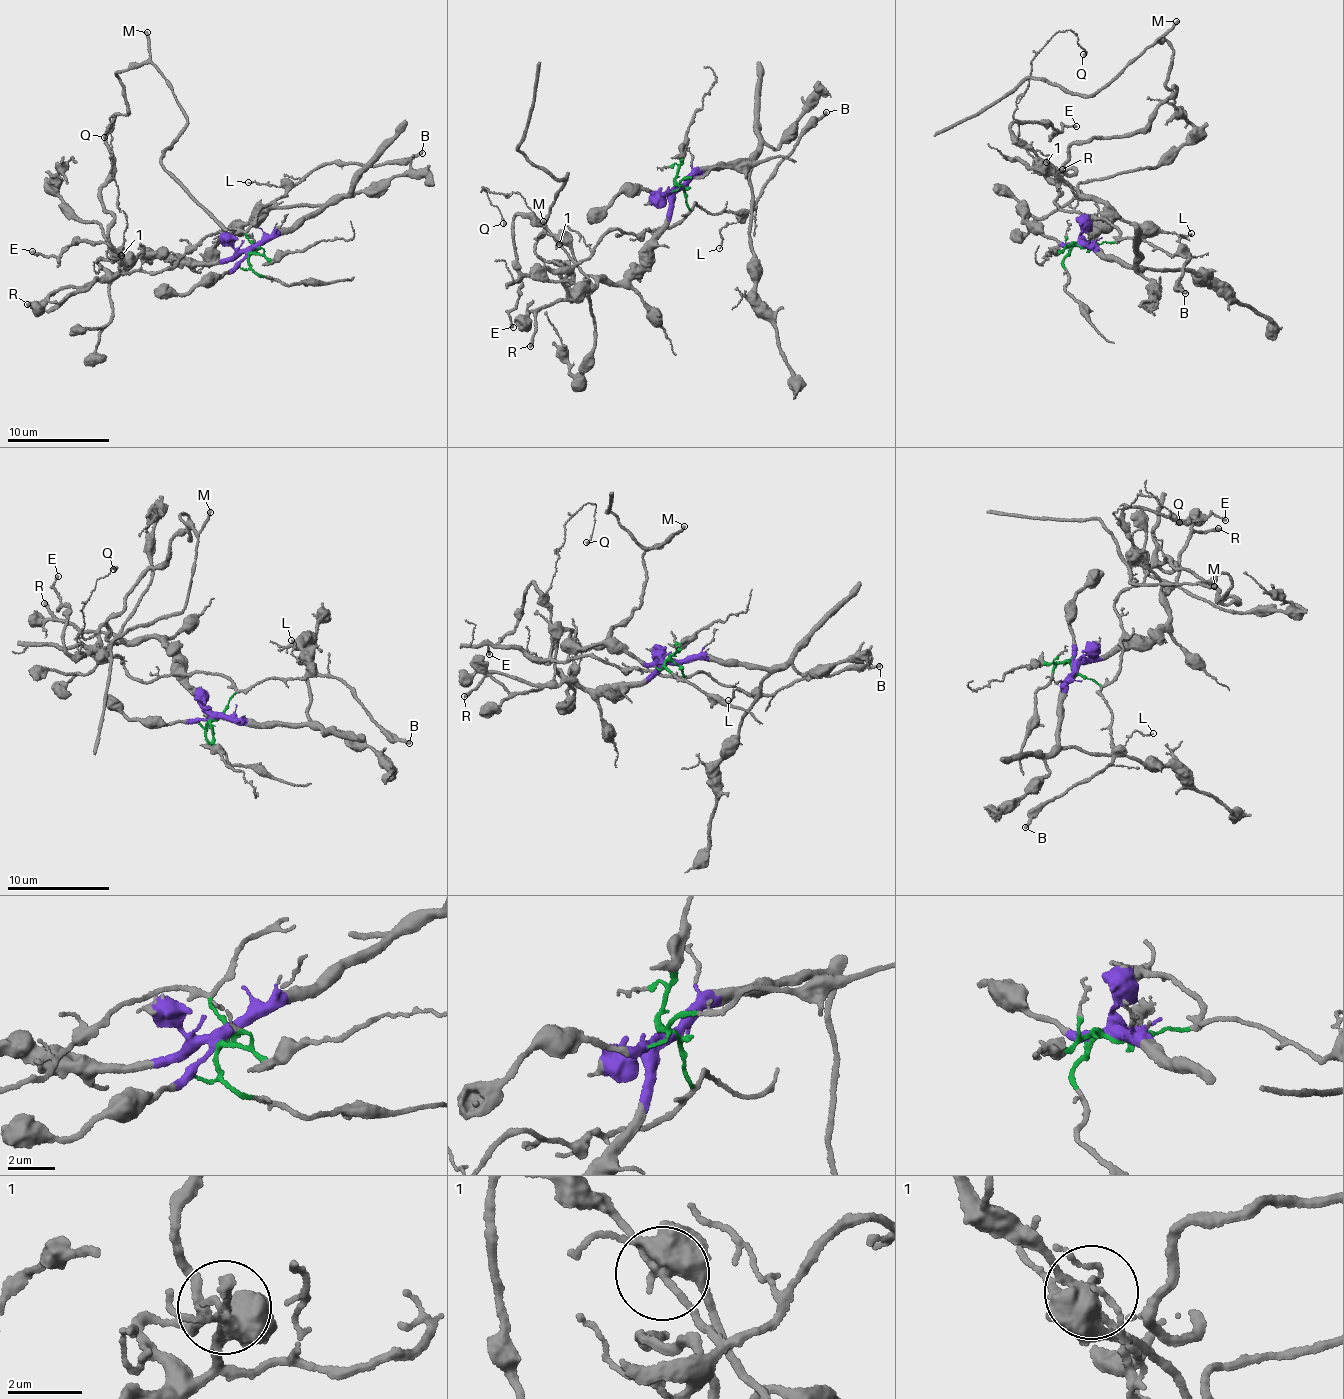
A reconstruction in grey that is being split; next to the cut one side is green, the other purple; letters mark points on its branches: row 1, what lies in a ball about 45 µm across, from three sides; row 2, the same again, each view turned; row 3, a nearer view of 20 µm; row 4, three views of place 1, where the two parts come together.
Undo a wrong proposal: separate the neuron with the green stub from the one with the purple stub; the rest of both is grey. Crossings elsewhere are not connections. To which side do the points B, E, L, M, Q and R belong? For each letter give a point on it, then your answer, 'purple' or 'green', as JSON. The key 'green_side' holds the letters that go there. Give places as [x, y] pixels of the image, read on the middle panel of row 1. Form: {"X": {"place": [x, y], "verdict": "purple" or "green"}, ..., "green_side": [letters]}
{"B": {"place": [826, 112], "verdict": "green"}, "E": {"place": [513, 327], "verdict": "green"}, "L": {"place": [719, 248], "verdict": "green"}, "M": {"place": [543, 221], "verdict": "green"}, "Q": {"place": [503, 223], "verdict": "green"}, "R": {"place": [530, 346], "verdict": "purple"}, "green_side": ["B", "E", "L", "M", "Q"]}

